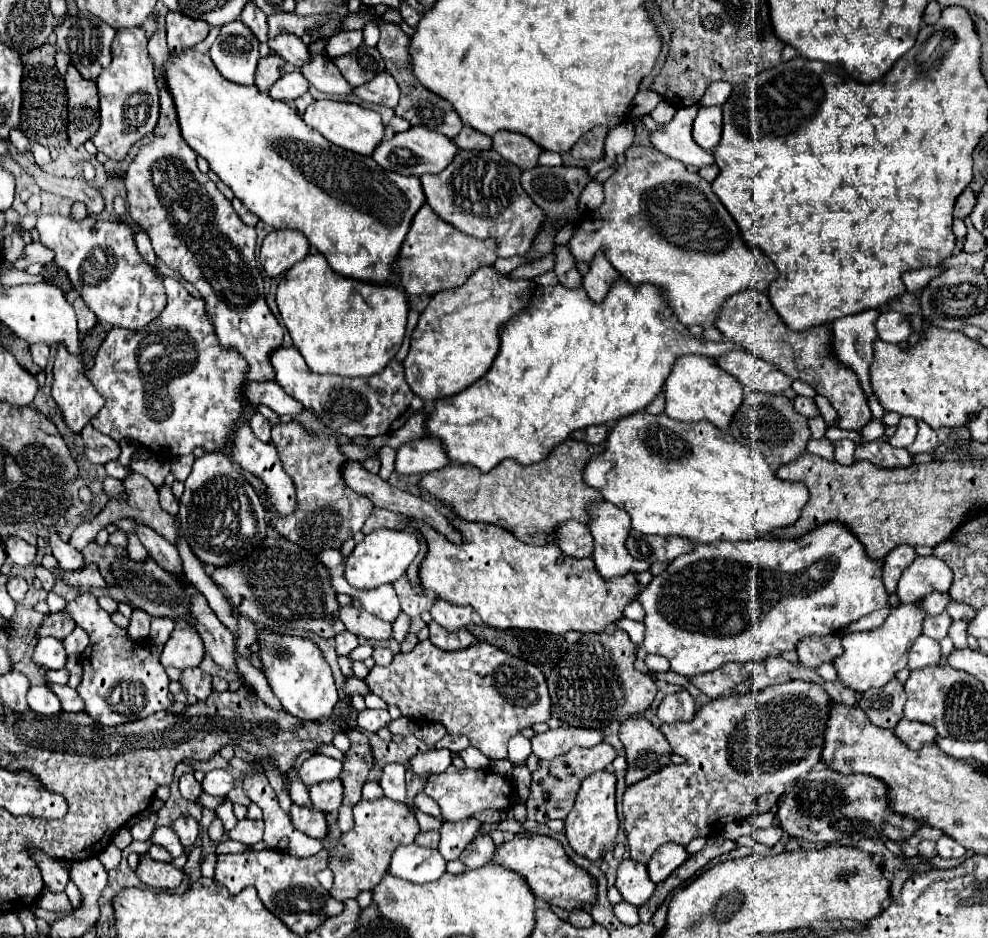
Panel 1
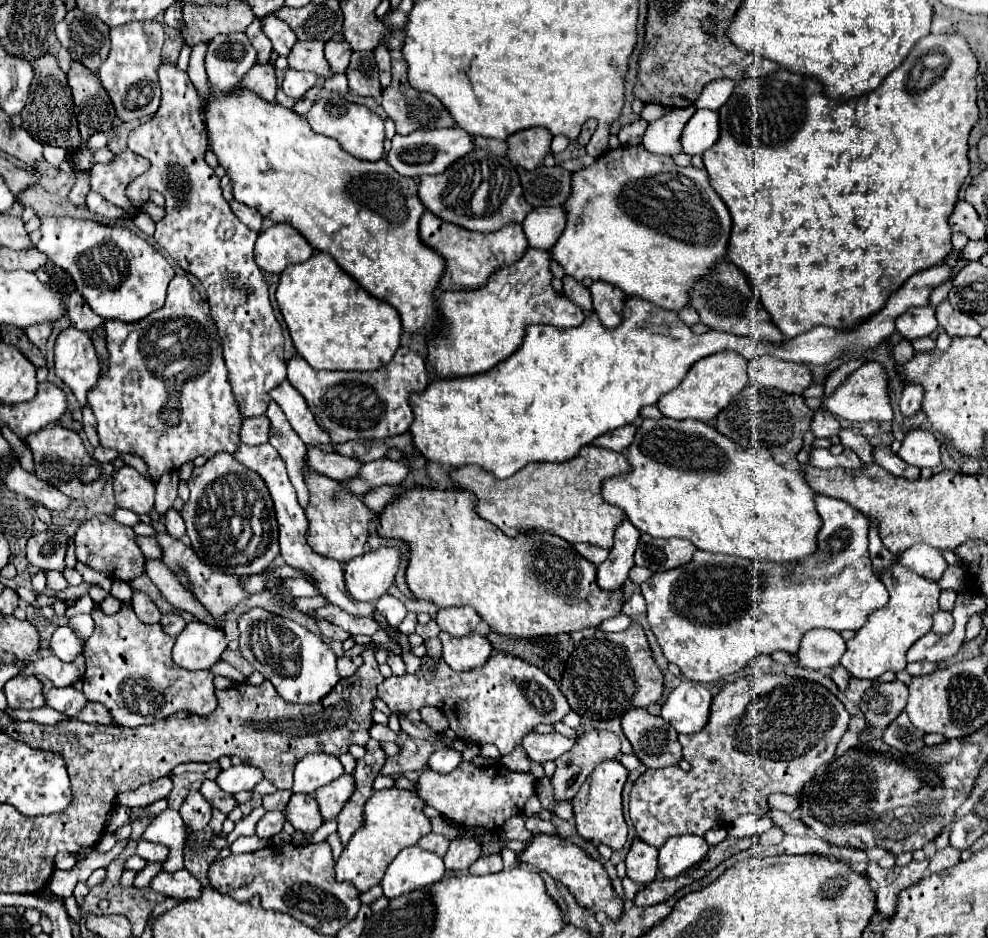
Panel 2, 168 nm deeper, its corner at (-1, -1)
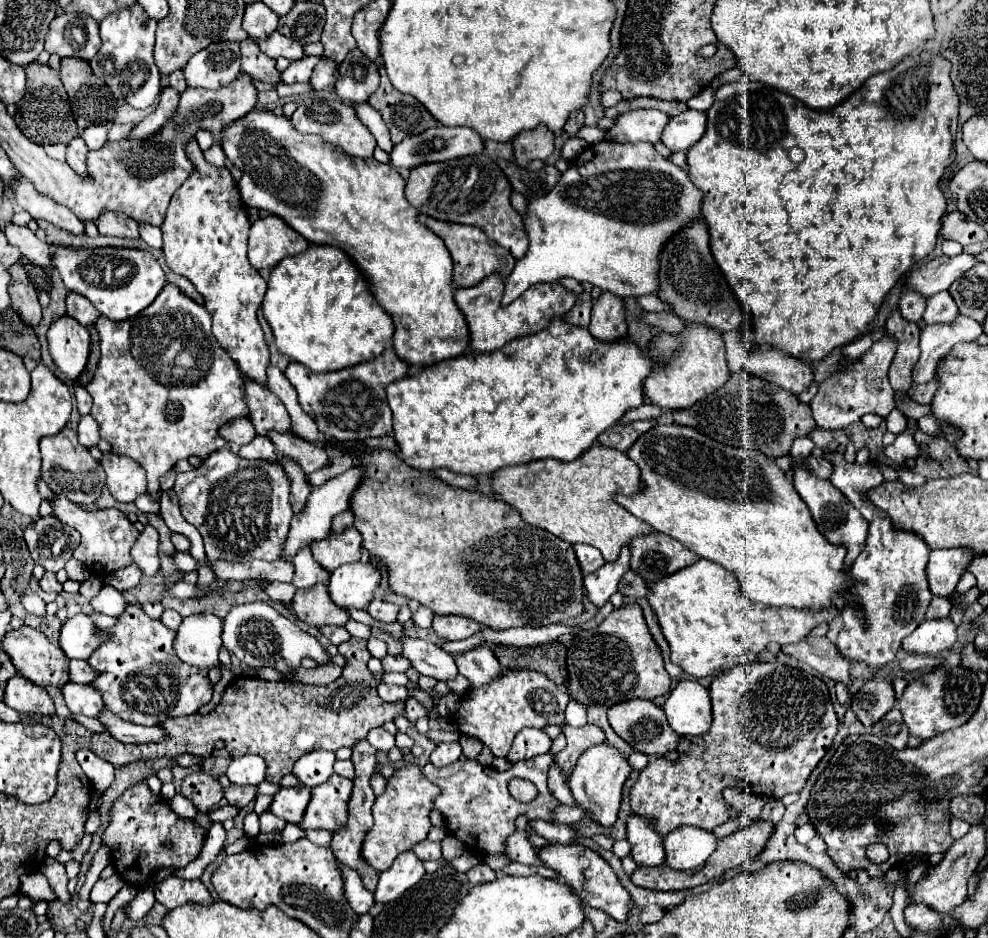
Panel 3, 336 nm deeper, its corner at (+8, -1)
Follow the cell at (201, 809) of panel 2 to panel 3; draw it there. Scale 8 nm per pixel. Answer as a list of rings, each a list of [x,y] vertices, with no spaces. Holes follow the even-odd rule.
[[[195,772],[185,776],[181,784],[181,796],[193,802],[193,806],[199,812],[211,810],[223,796],[221,796],[221,784],[215,776],[209,776],[205,772]]]

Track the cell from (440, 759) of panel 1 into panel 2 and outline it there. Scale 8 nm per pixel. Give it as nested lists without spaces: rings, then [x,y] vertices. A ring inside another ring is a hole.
[[[438,748],[432,756],[430,756],[430,762],[428,766],[440,774],[448,774],[452,772],[458,764],[462,762],[462,754],[456,752],[454,748]]]

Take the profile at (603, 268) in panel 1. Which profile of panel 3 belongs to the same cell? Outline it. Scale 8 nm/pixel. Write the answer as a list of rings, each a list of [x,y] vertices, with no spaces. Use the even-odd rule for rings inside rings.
[[[603,292],[597,300],[593,300],[589,332],[605,342],[623,338],[627,334],[623,300],[613,296],[611,292]]]

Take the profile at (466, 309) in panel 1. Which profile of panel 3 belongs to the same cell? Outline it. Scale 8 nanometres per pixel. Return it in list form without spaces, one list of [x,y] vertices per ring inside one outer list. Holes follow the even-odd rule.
[[[491,276],[489,280],[483,280],[477,286],[455,290],[455,304],[463,312],[469,328],[469,348],[471,352],[495,352],[503,348],[509,340],[515,340],[525,334],[541,332],[545,330],[553,318],[563,318],[577,300],[577,294],[565,290],[557,282],[545,282],[539,286],[527,288],[517,300],[513,300],[509,306],[501,306],[503,296],[503,282],[497,280],[497,276]]]

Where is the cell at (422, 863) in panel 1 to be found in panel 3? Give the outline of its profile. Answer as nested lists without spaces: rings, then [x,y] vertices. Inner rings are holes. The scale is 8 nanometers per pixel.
[[[403,852],[395,858],[393,866],[379,874],[377,890],[375,890],[375,902],[391,902],[397,900],[403,892],[407,892],[411,886],[415,886],[425,876],[423,862],[411,852]]]

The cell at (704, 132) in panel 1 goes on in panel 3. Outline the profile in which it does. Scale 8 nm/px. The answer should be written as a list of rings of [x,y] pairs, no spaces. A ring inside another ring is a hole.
[[[685,110],[669,120],[661,140],[671,152],[689,152],[689,148],[697,144],[697,140],[701,140],[701,136],[705,134],[705,126],[705,112]]]

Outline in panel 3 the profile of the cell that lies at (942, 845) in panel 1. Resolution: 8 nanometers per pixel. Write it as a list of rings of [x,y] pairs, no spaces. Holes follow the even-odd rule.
[[[951,818],[951,838],[953,840],[959,840],[959,838],[963,838],[967,832],[969,832],[969,828],[971,828],[971,824],[967,824],[965,820],[961,820],[961,818]]]

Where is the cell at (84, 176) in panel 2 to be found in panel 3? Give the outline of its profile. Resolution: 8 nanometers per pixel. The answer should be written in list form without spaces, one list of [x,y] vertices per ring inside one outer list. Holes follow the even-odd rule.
[[[81,138],[67,144],[67,162],[81,176],[85,176],[85,156],[87,156],[87,152],[89,150],[87,150],[87,146],[85,146],[85,142]]]

